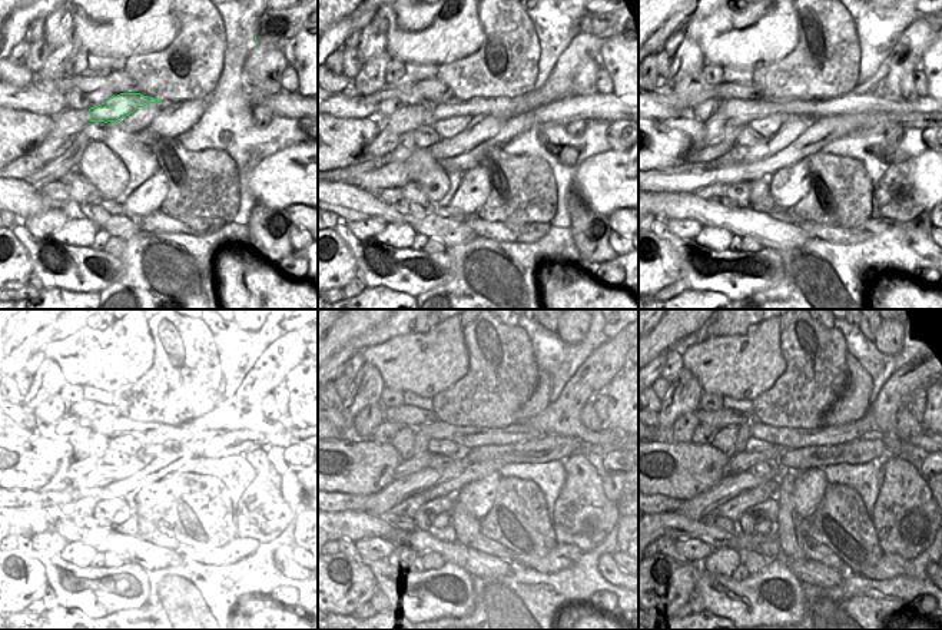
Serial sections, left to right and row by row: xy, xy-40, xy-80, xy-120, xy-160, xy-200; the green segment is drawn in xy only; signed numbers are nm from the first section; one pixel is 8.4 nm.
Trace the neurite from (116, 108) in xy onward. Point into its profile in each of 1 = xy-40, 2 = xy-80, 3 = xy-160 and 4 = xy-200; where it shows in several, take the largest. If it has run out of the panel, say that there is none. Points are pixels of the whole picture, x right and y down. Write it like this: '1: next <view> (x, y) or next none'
1: next xy-40 (584, 46)
2: next xy-80 (884, 88)
3: next xy-160 (599, 370)
4: next xy-200 (916, 374)

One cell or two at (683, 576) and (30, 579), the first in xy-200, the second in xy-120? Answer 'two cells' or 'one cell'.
one cell

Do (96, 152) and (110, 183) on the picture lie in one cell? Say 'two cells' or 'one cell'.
one cell

